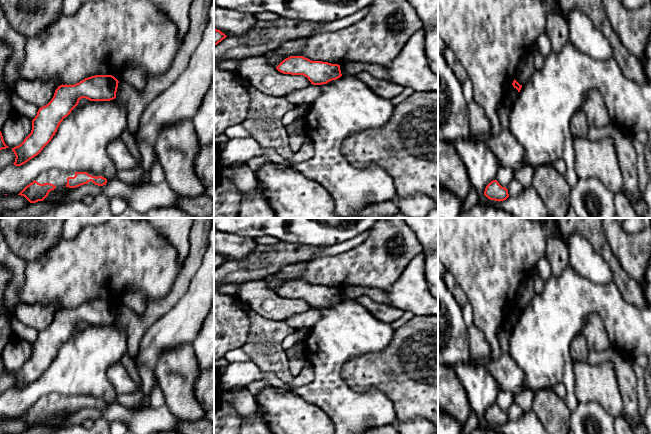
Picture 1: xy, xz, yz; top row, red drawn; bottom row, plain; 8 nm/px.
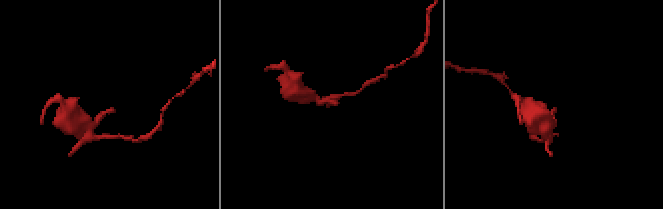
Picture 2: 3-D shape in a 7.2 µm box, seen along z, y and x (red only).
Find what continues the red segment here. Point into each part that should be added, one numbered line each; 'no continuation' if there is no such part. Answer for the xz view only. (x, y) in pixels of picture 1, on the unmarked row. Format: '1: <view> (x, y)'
no continuation

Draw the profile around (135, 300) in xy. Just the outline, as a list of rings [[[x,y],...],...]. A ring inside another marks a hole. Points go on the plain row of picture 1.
[[[124,291],[118,298],[115,298],[115,302],[119,306],[126,306],[138,315],[142,315],[148,305],[144,294],[140,291]]]

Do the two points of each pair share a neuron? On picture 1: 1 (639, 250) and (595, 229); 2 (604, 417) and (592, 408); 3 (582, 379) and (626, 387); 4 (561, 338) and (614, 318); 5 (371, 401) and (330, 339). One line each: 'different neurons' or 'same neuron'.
1: different neurons
2: same neuron
3: different neurons
4: same neuron
5: same neuron

